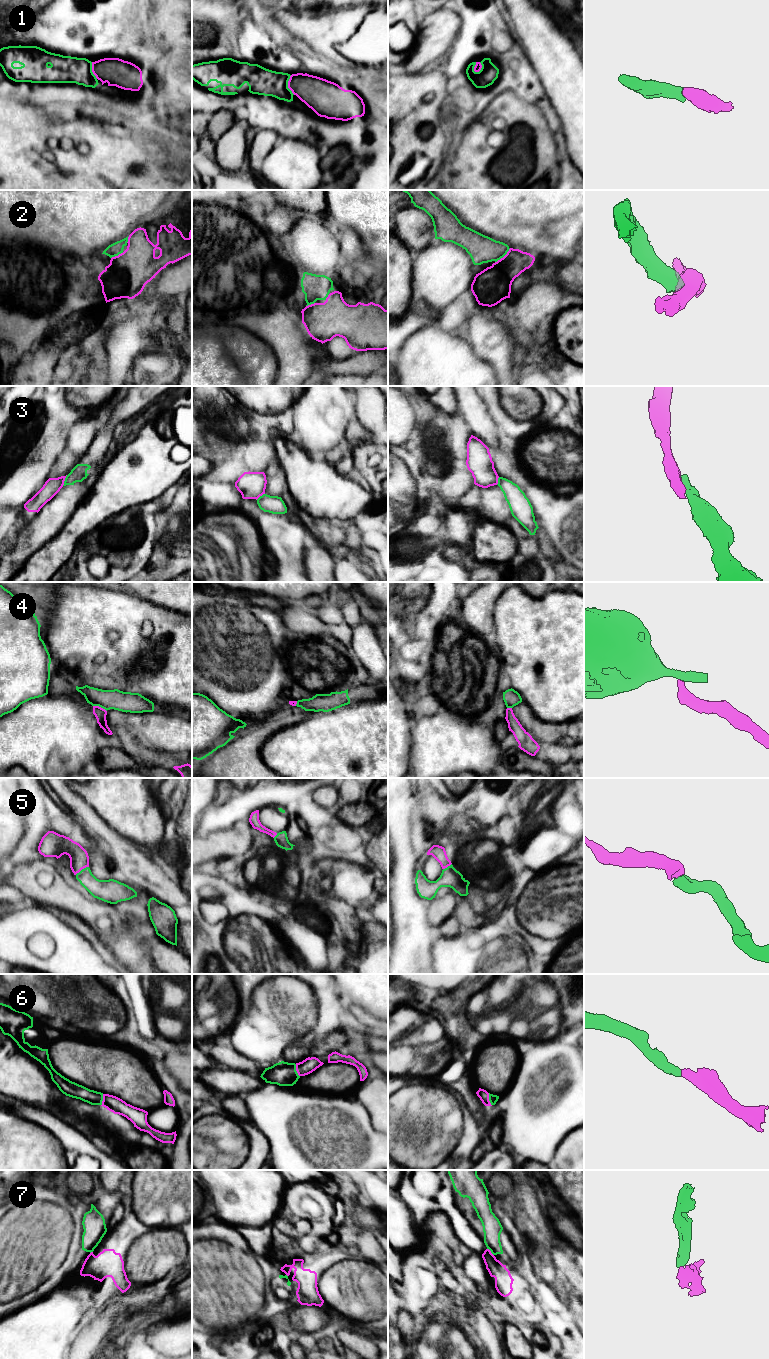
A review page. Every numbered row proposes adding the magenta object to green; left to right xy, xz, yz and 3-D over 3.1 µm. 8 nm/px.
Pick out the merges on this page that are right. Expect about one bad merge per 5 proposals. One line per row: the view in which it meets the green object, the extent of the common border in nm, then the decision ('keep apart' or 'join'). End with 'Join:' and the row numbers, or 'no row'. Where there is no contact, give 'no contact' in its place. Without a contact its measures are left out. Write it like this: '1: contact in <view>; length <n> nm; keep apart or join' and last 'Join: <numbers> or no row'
1: contact in yz; length 100 nm; join
2: contact in yz; length 170 nm; join
3: contact in xy; length 100 nm; keep apart
4: contact in xy; length 120 nm; keep apart
5: contact in xy; length 130 nm; join
6: contact in xz; length 110 nm; join
7: contact in yz; length 80 nm; keep apart
Join: 1, 2, 5, 6

